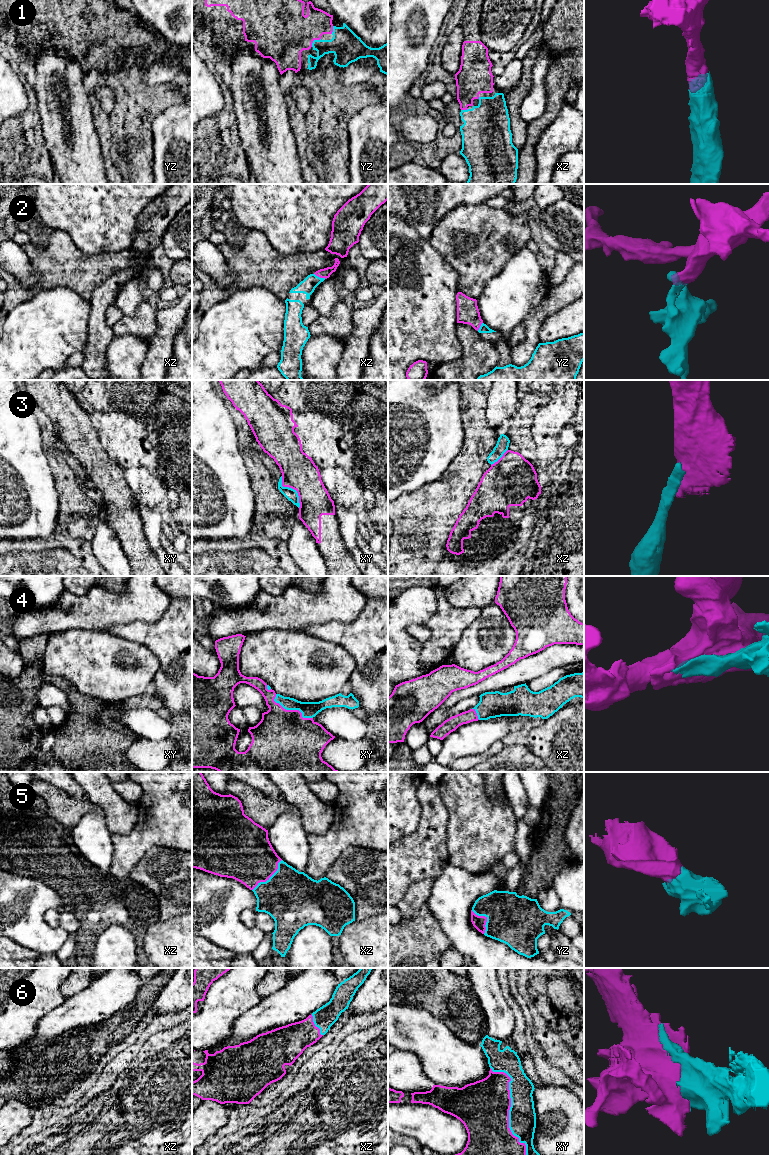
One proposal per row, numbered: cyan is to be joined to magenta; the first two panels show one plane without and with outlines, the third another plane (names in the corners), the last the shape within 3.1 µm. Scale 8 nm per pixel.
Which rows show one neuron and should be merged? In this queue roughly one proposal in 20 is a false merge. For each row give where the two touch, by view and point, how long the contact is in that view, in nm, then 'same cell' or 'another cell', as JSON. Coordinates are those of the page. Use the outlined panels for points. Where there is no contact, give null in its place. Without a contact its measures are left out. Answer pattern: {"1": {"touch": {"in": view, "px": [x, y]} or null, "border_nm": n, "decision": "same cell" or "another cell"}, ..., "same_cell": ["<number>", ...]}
{"1": {"touch": {"in": "yz", "px": [314, 39]}, "border_nm": 100, "decision": "same cell"}, "2": {"touch": {"in": "xz", "px": [320, 277]}, "border_nm": 100, "decision": "same cell"}, "3": {"touch": {"in": "xy", "px": [293, 488]}, "border_nm": 300, "decision": "another cell"}, "4": {"touch": {"in": "xy", "px": [291, 710]}, "border_nm": 360, "decision": "same cell"}, "5": {"touch": {"in": "xz", "px": [269, 877]}, "border_nm": 340, "decision": "same cell"}, "6": {"touch": {"in": "xy", "px": [510, 1106]}, "border_nm": 750, "decision": "same cell"}, "same_cell": ["1", "2", "4", "5", "6"]}

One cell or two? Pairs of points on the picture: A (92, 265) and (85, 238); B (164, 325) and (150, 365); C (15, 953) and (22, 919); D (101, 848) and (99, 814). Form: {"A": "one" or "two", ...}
{"A": "two", "B": "one", "C": "two", "D": "one"}

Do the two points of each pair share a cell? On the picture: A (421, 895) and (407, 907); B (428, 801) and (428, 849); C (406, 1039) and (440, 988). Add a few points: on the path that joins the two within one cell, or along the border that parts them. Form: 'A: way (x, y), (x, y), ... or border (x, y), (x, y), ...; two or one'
A: way (418, 896), (410, 904); one
B: way (428, 813), (428, 837); one
C: border (402, 1003), (423, 1008), (444, 1023); two

